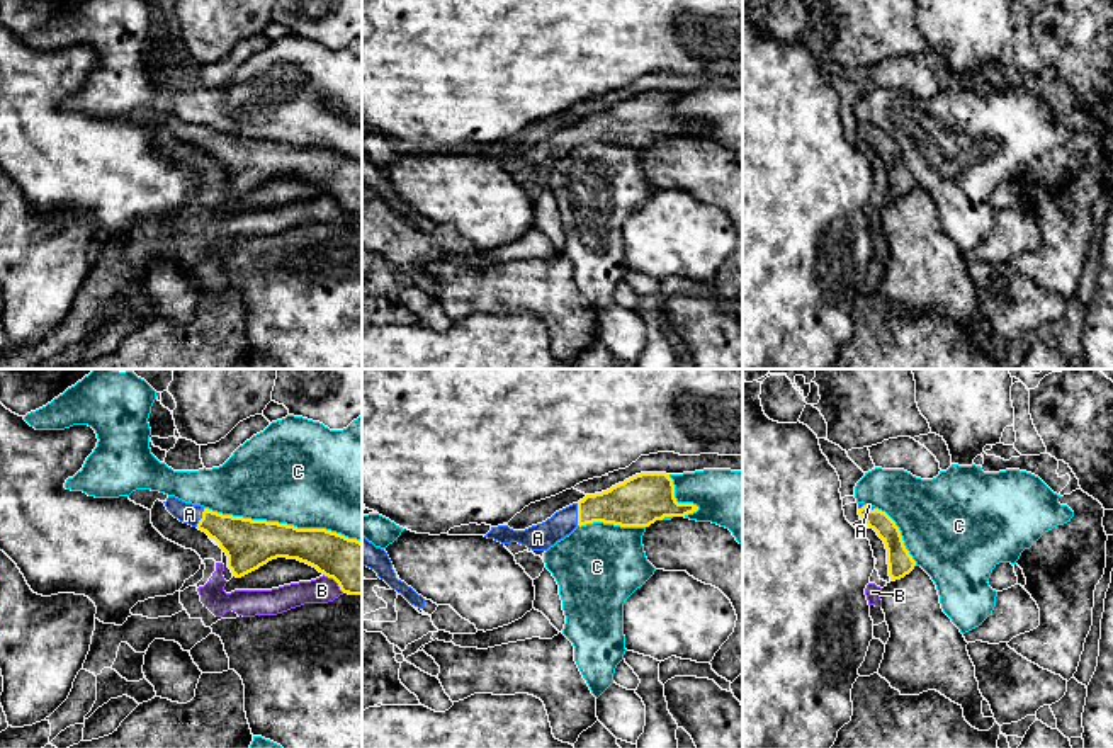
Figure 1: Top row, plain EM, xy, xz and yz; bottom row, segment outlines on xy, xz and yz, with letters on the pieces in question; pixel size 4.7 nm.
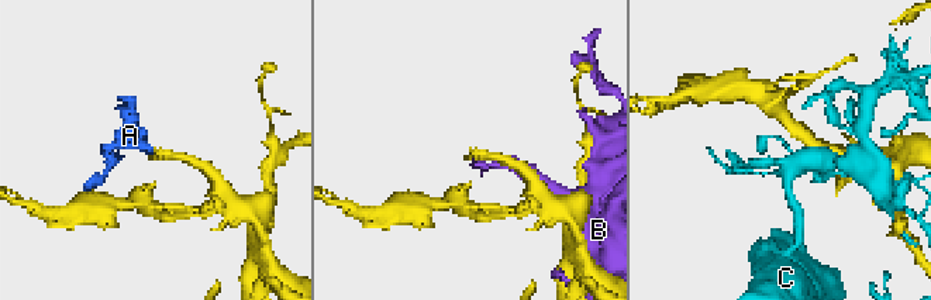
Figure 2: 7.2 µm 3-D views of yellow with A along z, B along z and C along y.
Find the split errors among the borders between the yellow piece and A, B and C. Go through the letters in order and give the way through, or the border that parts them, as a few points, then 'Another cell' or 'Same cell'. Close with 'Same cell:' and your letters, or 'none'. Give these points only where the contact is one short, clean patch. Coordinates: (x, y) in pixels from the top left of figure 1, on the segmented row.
A: Path across: xz (629, 504), (593, 507), (578, 514), (537, 538). Same cell
B: Another cell
C: Another cell
Same cell: A

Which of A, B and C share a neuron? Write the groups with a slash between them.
A / B / C

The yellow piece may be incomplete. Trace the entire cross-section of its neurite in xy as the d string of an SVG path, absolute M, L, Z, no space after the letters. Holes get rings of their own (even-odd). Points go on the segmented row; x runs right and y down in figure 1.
M175 496L165 502L167 510L184 524L197 527L214 539L228 556L233 576L241 578L277 558L297 559L333 578L348 595L362 595L362 542L326 529L297 529L294 525L223 515Z

